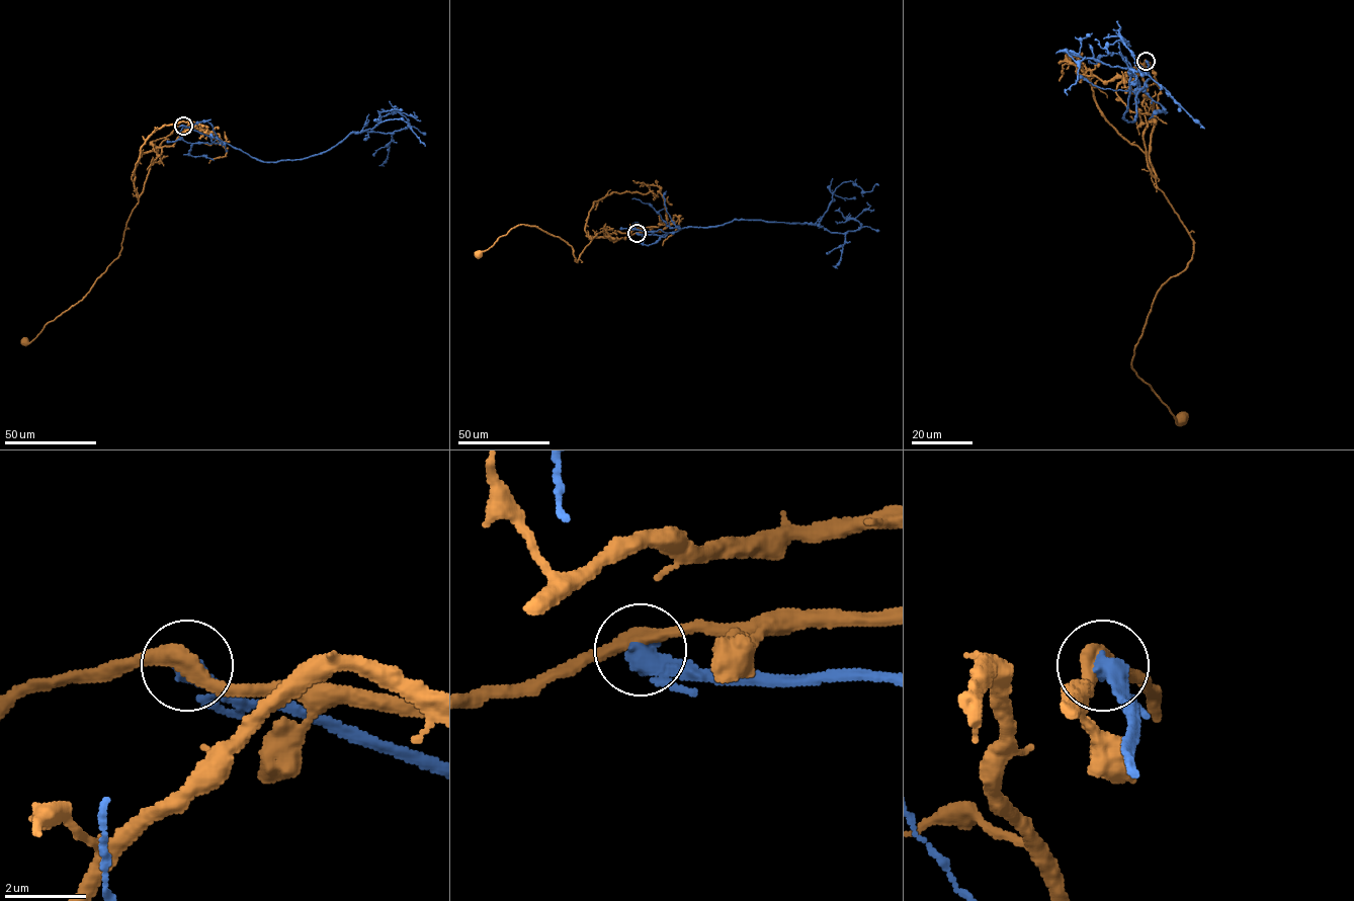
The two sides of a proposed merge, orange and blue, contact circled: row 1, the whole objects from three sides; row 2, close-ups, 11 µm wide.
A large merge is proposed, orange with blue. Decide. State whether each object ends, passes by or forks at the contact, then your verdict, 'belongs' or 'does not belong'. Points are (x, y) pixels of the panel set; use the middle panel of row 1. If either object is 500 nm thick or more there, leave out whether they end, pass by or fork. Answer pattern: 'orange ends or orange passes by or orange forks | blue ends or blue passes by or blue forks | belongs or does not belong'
does not belong

